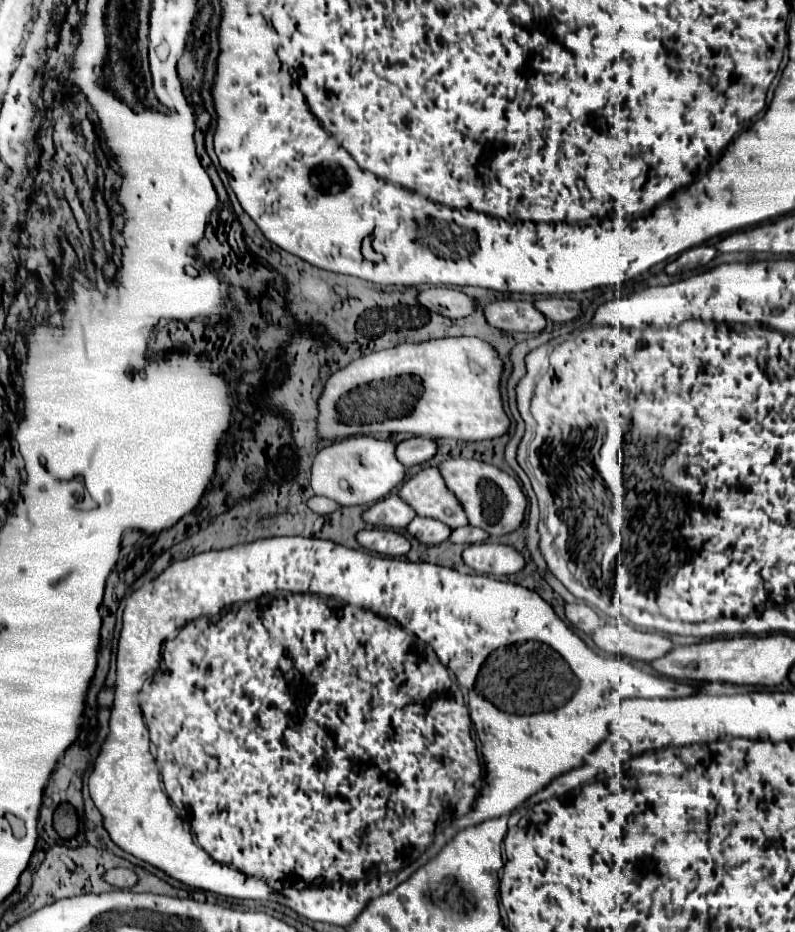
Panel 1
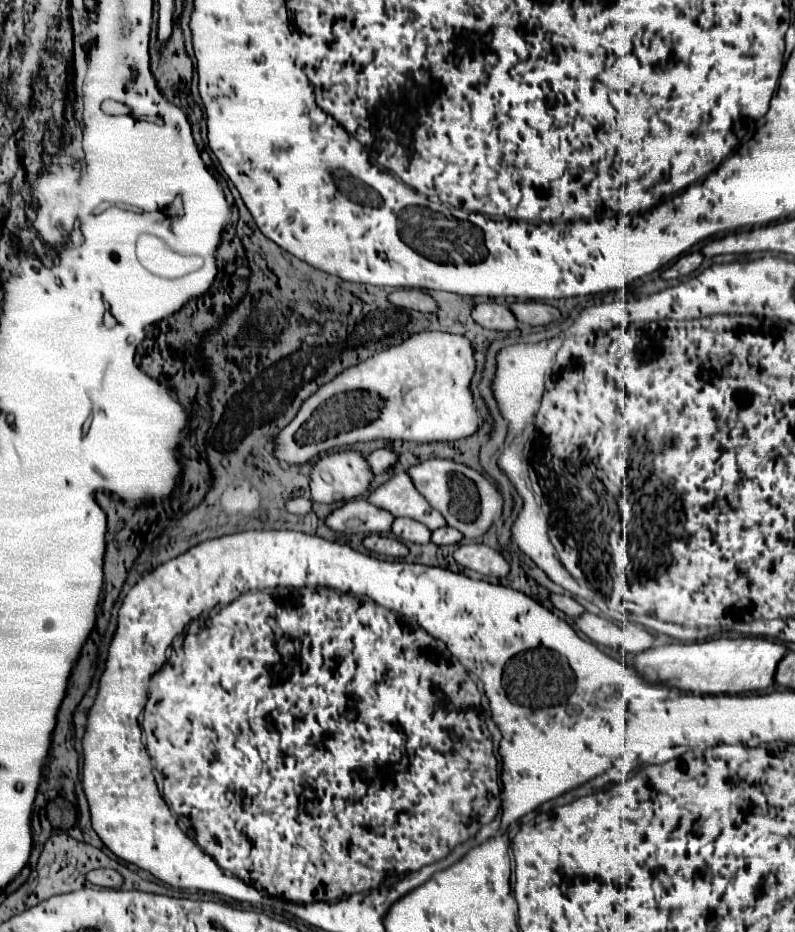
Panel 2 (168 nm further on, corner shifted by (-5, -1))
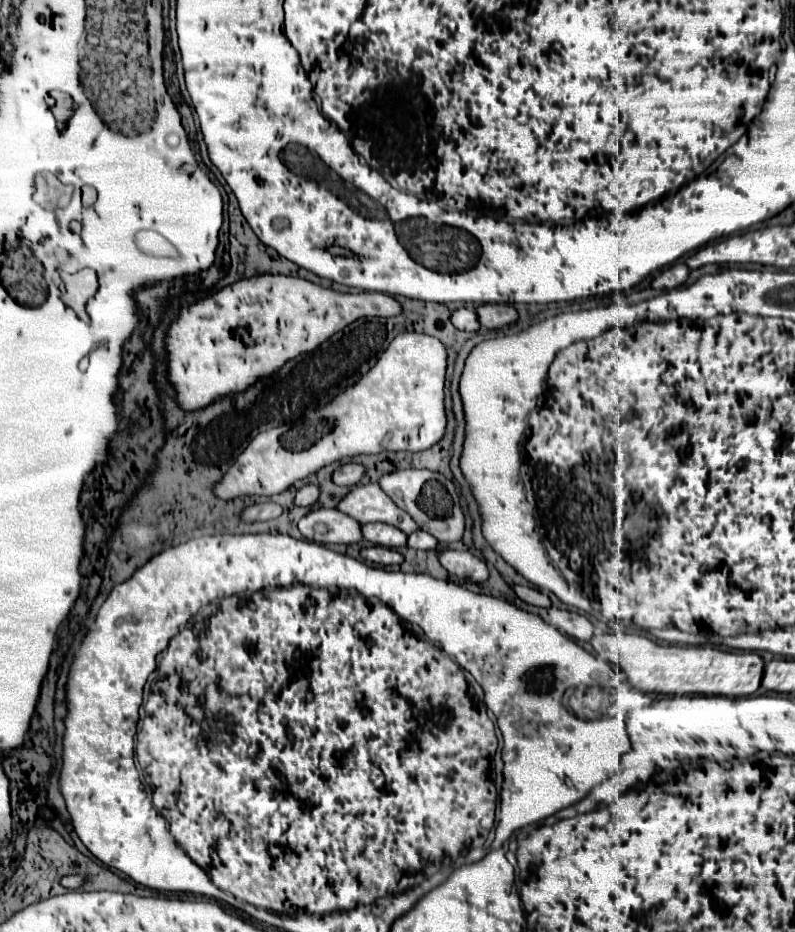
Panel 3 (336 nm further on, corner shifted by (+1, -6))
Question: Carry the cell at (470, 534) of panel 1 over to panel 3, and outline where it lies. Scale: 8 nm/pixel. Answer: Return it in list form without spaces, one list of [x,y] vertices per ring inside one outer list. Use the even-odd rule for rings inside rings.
[[[418,529],[418,531],[408,535],[408,543],[406,545],[412,547],[412,549],[436,549],[438,541],[434,541],[434,537],[430,533]]]

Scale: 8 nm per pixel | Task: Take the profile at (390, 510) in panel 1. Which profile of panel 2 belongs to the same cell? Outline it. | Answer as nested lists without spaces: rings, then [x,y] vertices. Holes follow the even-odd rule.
[[[366,498],[360,500],[350,500],[342,508],[334,510],[328,518],[326,524],[332,530],[344,532],[344,534],[388,534],[392,528],[394,516],[384,510],[376,508],[370,504]]]

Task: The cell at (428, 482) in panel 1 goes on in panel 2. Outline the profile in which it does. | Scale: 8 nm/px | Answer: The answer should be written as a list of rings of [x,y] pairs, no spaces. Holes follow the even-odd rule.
[[[396,472],[384,486],[372,490],[368,500],[380,508],[386,508],[394,516],[408,516],[432,530],[446,526],[444,516],[440,516],[440,512],[436,512],[436,508],[432,508],[420,492],[416,492],[408,472]]]

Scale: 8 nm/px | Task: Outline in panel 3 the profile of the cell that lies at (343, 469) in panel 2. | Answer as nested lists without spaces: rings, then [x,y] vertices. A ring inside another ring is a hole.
[[[304,485],[302,489],[298,489],[294,503],[296,505],[314,505],[318,501],[318,487],[316,485]]]

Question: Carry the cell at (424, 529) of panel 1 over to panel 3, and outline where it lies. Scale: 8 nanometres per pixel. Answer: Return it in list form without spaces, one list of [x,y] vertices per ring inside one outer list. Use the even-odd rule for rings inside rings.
[[[386,523],[362,525],[362,537],[370,541],[372,545],[384,545],[384,547],[404,547],[406,545],[406,533]]]

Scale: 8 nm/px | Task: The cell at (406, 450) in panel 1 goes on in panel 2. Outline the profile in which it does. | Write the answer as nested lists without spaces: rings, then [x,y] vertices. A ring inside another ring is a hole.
[[[382,448],[382,450],[374,450],[370,456],[368,456],[368,462],[372,466],[372,470],[376,474],[384,474],[386,470],[390,470],[396,462],[398,462],[398,454],[394,450],[388,450],[388,448]]]

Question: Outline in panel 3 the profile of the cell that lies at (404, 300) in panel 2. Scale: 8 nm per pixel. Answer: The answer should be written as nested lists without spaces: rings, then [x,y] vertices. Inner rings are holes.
[[[262,273],[250,279],[240,279],[220,291],[202,297],[200,301],[180,307],[176,319],[170,323],[170,329],[164,335],[164,349],[166,349],[166,363],[168,373],[166,379],[176,391],[176,403],[182,411],[204,409],[210,401],[218,401],[218,397],[228,397],[228,393],[242,393],[260,381],[262,377],[270,377],[282,367],[286,361],[310,353],[328,341],[334,333],[344,329],[346,325],[354,323],[360,317],[394,317],[402,311],[400,303],[384,293],[340,293],[326,289],[322,285],[314,285],[306,279],[280,275],[280,273]],[[246,327],[252,333],[252,341],[244,343],[238,329]]]

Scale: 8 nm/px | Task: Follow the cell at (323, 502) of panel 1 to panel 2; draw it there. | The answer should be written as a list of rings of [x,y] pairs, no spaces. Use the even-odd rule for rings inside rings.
[[[292,498],[286,502],[286,508],[292,512],[292,514],[308,514],[312,512],[312,500],[310,498]]]

